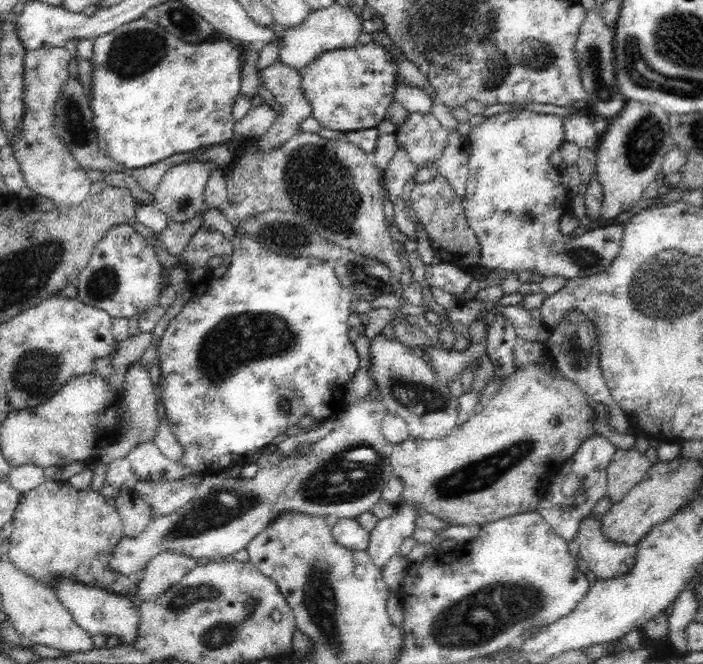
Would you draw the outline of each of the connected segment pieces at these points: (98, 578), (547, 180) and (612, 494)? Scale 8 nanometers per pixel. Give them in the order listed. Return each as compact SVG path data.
M47 480L32 490L21 493L15 513L13 514L13 531L9 537L9 560L24 575L52 589L52 580L66 578L73 582L104 588L111 594L124 596L133 590L132 578L110 571L110 560L114 554L115 544L124 536L120 513L109 501L93 489L80 490L62 481Z
M522 109L485 118L482 124L472 126L469 130L465 138L469 171L462 202L468 225L476 233L481 246L478 267L515 271L518 274L532 270L533 274L540 274L544 278L561 276L570 280L603 273L618 256L623 241L623 224L608 223L594 232L583 233L576 242L572 242L576 238L560 232L560 218L565 214L566 202L572 195L562 184L562 175L550 162L550 156L566 142L563 127L561 117Z
M635 448L617 449L607 468L606 497L618 503L652 468L652 462Z

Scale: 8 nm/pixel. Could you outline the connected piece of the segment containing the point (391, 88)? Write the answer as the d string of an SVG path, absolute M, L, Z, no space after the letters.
M373 41L366 45L358 43L350 48L332 49L316 56L308 66L302 68L303 72L301 73L302 91L310 101L312 117L322 125L321 128L340 130L340 132L378 126L386 119L388 106L394 102L397 68L398 65L393 61L390 53Z

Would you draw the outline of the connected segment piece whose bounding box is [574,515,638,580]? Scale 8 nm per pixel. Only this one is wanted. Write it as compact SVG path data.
M585 516L574 538L578 542L580 556L597 576L598 580L612 580L632 572L636 564L637 545L616 543L602 531L600 517Z

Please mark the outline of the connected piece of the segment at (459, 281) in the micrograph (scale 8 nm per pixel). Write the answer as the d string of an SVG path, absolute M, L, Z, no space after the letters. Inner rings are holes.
M444 261L435 265L426 265L425 277L429 288L441 288L444 292L454 296L456 301L474 280L468 271Z

